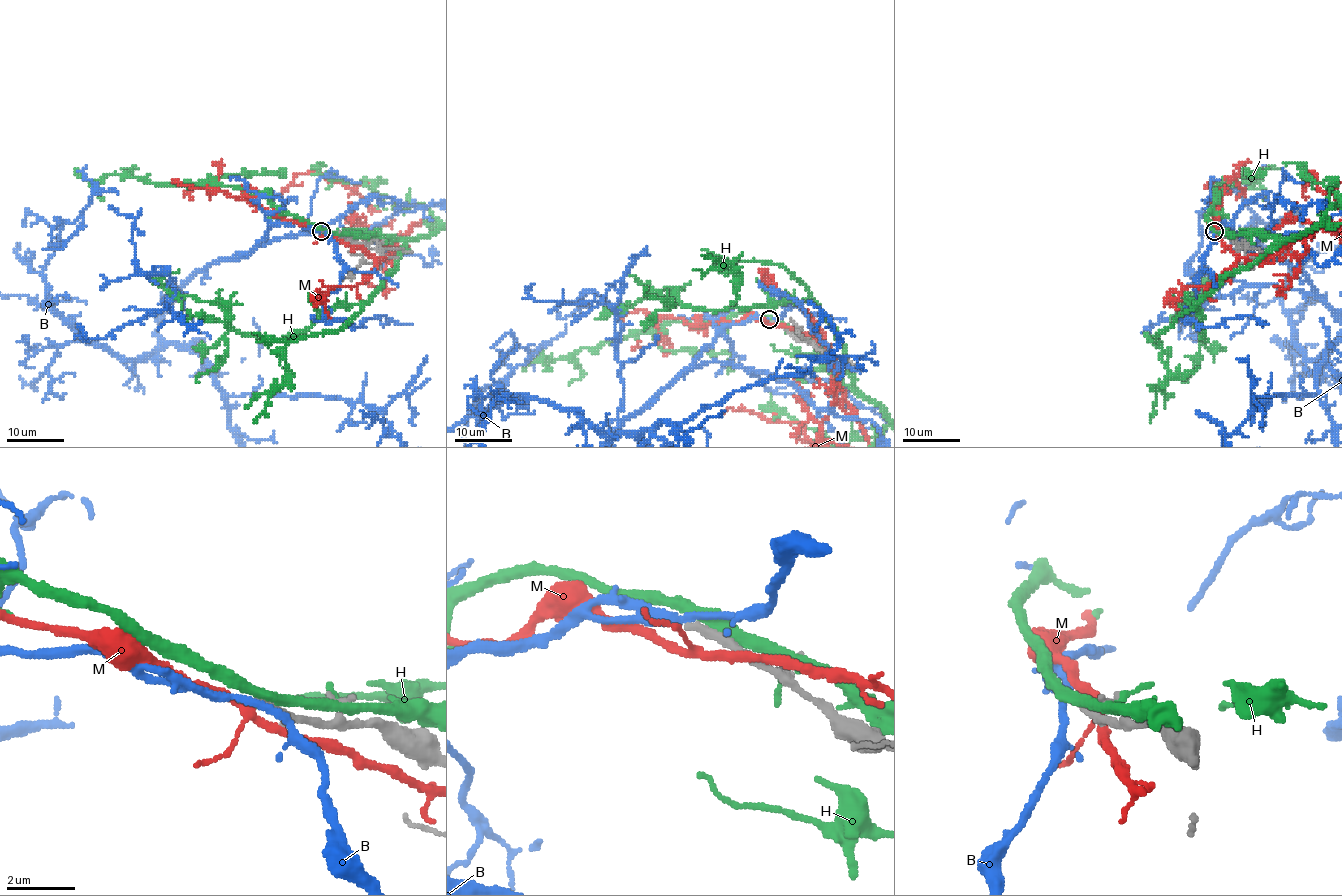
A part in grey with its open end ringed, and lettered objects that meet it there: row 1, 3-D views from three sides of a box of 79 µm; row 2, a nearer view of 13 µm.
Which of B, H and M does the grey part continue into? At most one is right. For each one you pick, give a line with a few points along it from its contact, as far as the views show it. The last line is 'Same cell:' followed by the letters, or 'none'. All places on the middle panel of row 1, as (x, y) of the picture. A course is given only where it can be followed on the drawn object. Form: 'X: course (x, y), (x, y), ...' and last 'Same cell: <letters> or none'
Same cell: B

